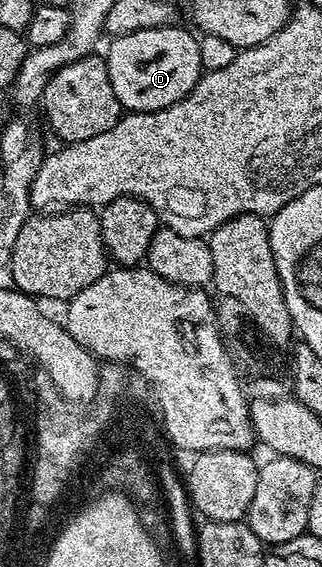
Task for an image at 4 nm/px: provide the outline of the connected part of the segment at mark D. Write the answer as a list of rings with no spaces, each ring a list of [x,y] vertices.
[[[180,27],[138,30],[111,41],[106,51],[108,73],[121,109],[129,113],[157,112],[194,90],[202,75],[200,42]]]

